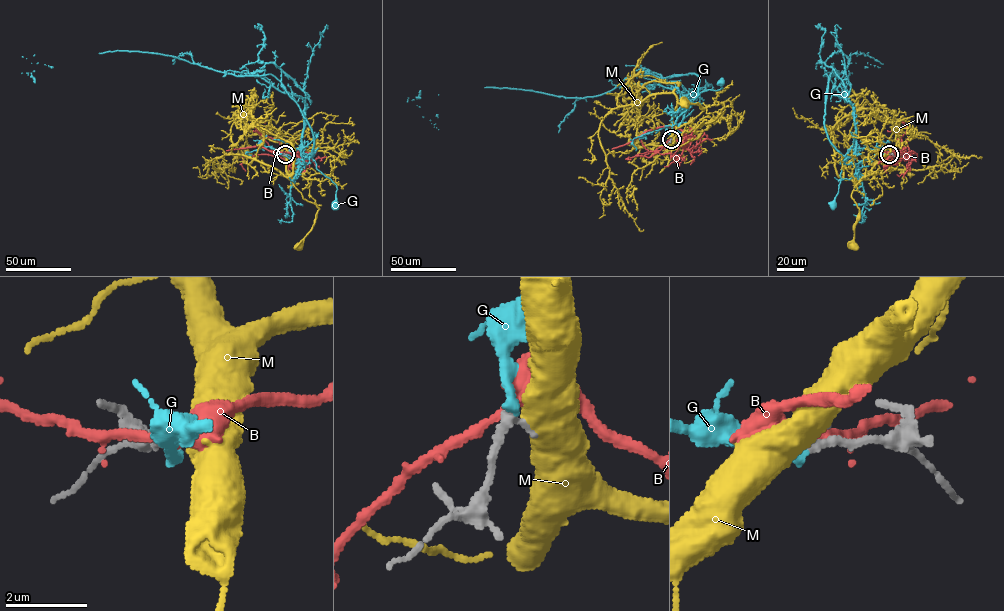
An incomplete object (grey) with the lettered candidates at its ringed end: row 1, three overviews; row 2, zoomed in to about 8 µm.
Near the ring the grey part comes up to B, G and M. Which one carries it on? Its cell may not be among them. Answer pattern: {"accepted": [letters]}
{"accepted": ["G"]}

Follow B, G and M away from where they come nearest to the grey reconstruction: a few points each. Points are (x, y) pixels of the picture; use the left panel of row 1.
B: (285, 154), (300, 152), (290, 156), (279, 141), (260, 133), (252, 125), (265, 123)
G: (285, 154), (301, 148), (311, 157), (316, 168), (336, 185), (334, 204)
M: (286, 154), (286, 171), (294, 186), (304, 199), (318, 208), (312, 229), (298, 245)

